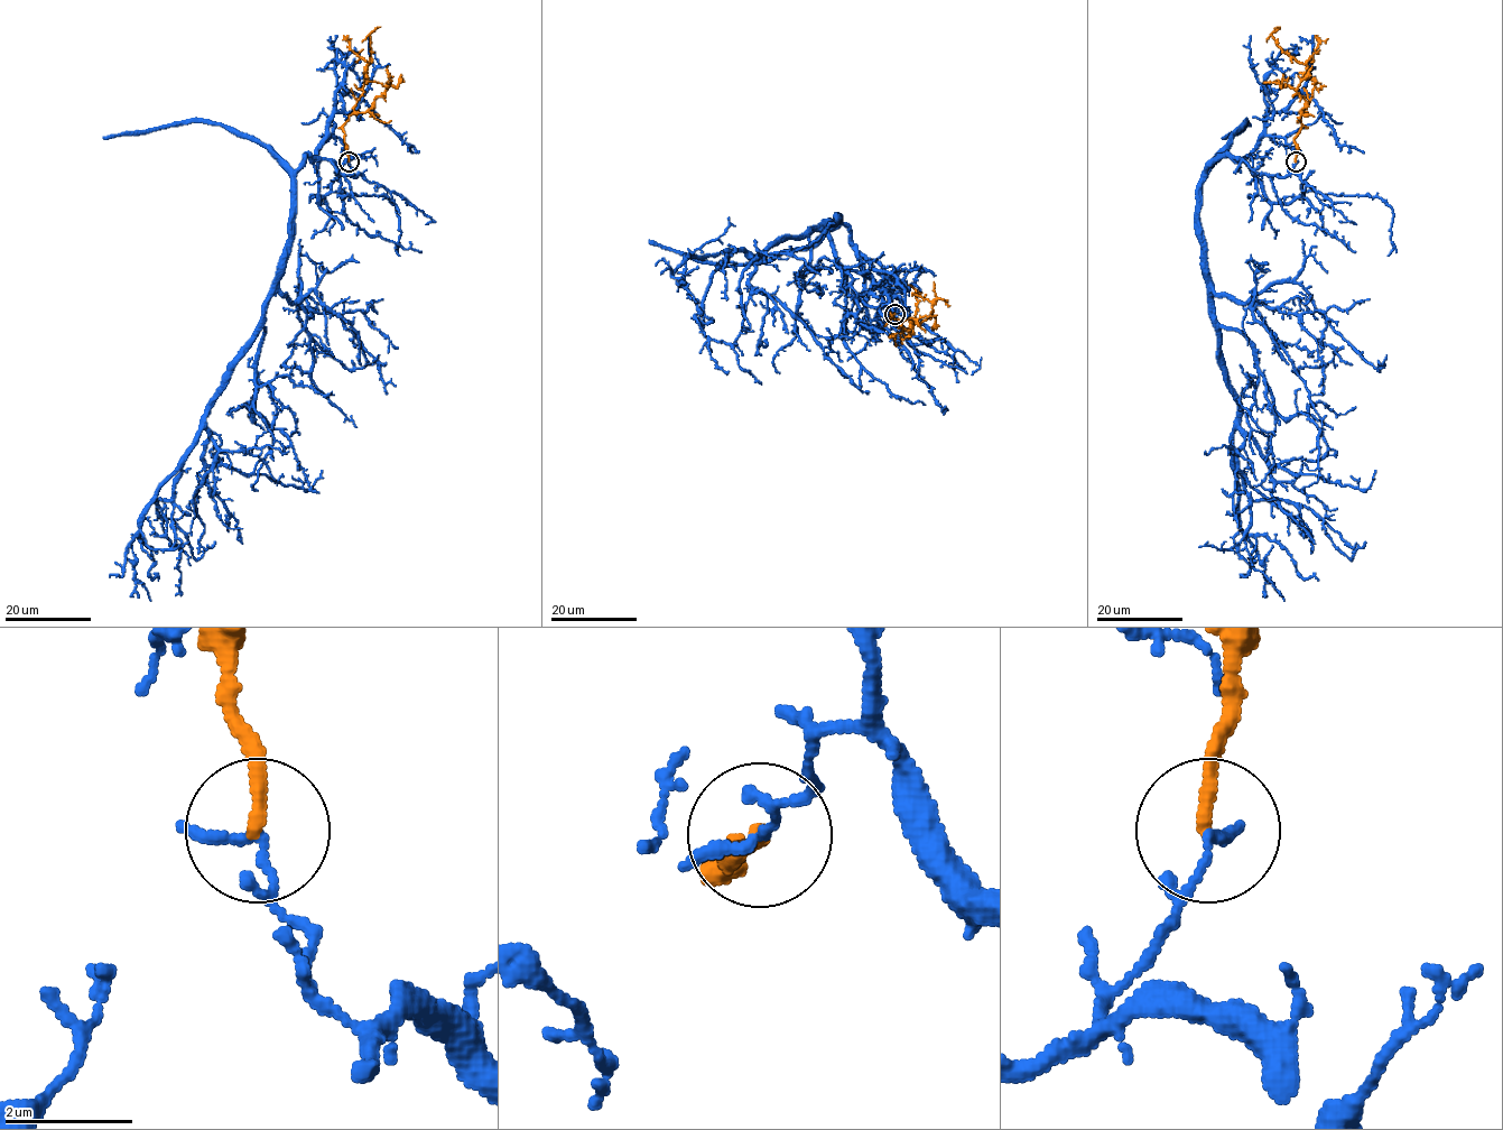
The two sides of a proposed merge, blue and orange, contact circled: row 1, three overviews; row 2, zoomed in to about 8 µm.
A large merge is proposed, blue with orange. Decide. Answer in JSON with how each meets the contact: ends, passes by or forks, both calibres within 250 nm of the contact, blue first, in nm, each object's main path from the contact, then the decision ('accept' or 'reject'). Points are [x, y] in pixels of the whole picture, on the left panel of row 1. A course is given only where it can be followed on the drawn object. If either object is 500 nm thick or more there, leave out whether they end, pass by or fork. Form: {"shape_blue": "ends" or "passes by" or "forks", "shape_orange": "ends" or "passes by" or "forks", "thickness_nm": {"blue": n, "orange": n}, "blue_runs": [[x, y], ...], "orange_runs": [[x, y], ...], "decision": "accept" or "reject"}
{"shape_blue": "passes by", "shape_orange": "ends", "thickness_nm": {"blue": 130, "orange": 220}, "blue_runs": [[349, 161], [355, 177], [306, 156], [265, 322], [212, 404], [174, 494], [158, 499], [196, 558], [215, 542]], "orange_runs": [[349, 161], [342, 124], [363, 92], [365, 67], [371, 53], [370, 35], [380, 27]], "decision": "reject"}

